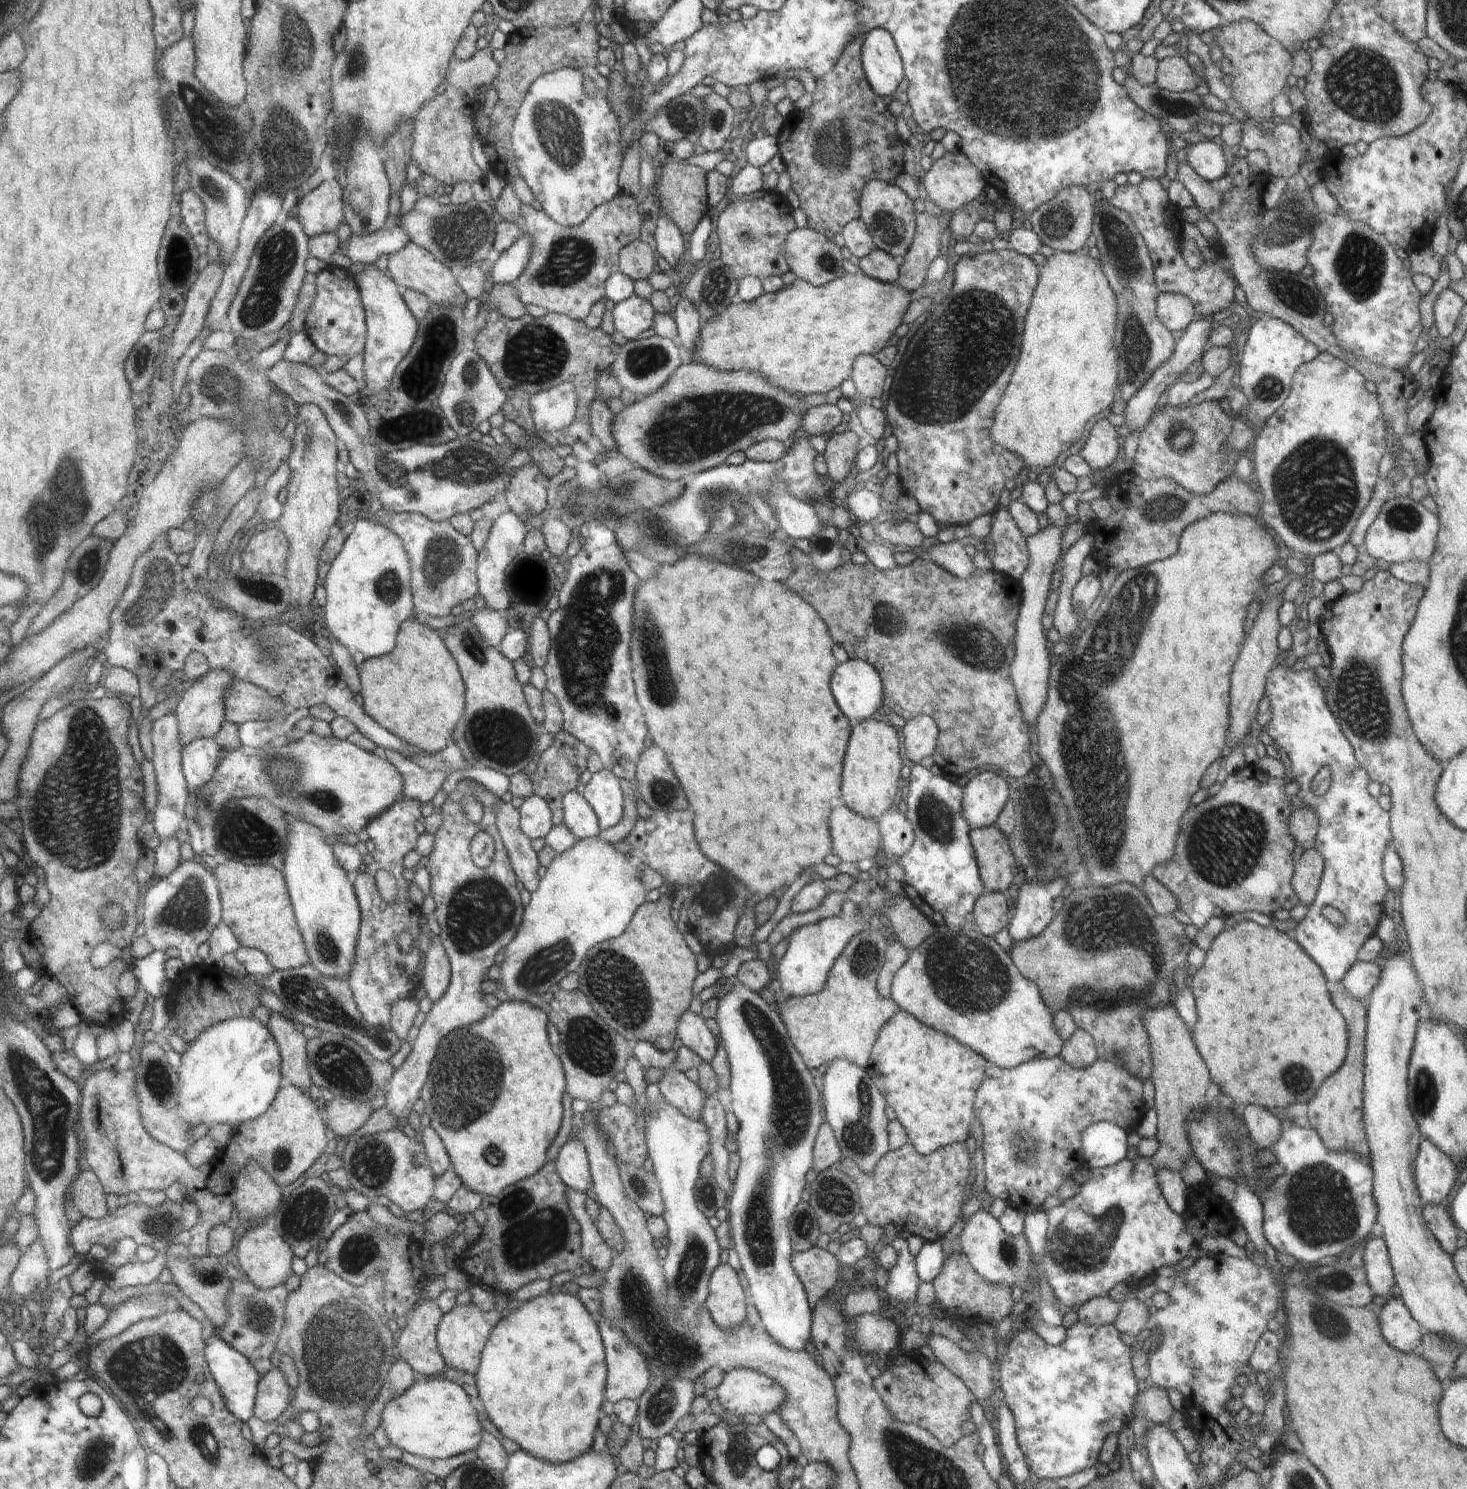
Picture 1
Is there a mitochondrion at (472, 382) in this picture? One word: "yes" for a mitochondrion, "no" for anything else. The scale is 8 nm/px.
yes

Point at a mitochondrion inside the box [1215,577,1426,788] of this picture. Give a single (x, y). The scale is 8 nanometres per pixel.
(1358, 693)

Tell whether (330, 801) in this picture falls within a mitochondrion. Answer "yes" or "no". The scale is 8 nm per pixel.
yes

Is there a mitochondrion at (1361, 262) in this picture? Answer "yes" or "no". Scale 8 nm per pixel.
yes

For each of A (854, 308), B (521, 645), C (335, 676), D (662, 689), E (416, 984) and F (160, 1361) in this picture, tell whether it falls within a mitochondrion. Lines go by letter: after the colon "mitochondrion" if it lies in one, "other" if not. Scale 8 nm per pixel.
A: other
B: other
C: other
D: mitochondrion
E: other
F: mitochondrion

